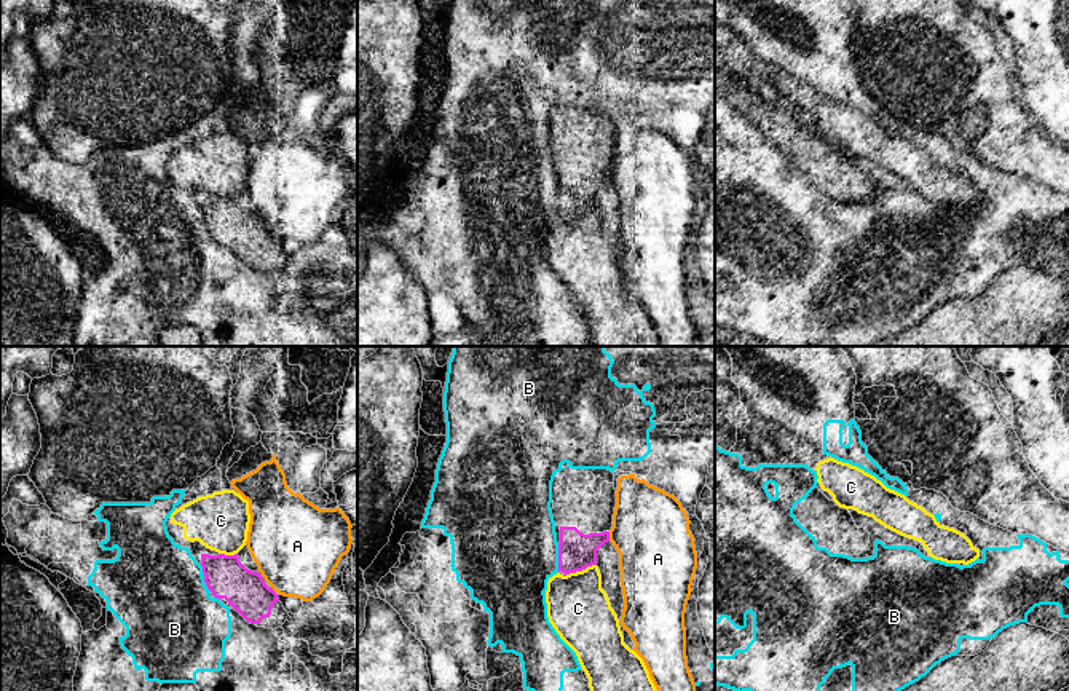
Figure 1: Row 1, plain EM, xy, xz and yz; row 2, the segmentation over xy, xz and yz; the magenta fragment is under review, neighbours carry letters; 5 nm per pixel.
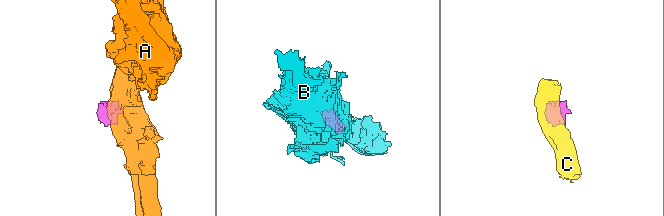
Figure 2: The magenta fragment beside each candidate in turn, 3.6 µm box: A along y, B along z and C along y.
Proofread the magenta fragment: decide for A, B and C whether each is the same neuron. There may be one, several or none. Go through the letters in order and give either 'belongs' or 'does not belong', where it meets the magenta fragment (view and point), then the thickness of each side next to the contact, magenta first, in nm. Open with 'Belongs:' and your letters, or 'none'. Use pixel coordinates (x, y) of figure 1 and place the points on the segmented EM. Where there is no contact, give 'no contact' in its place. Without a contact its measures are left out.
Belongs: B
A: does not belong; meets magenta in xz at (608, 537); 190 nm thick on the magenta side, 380 nm on the other
B: belongs; meets magenta in xz at (559, 557); 190 nm thick on the magenta side, 480 nm on the other
C: does not belong; meets magenta in xz at (578, 570); 190 nm thick on the magenta side, 320 nm on the other

